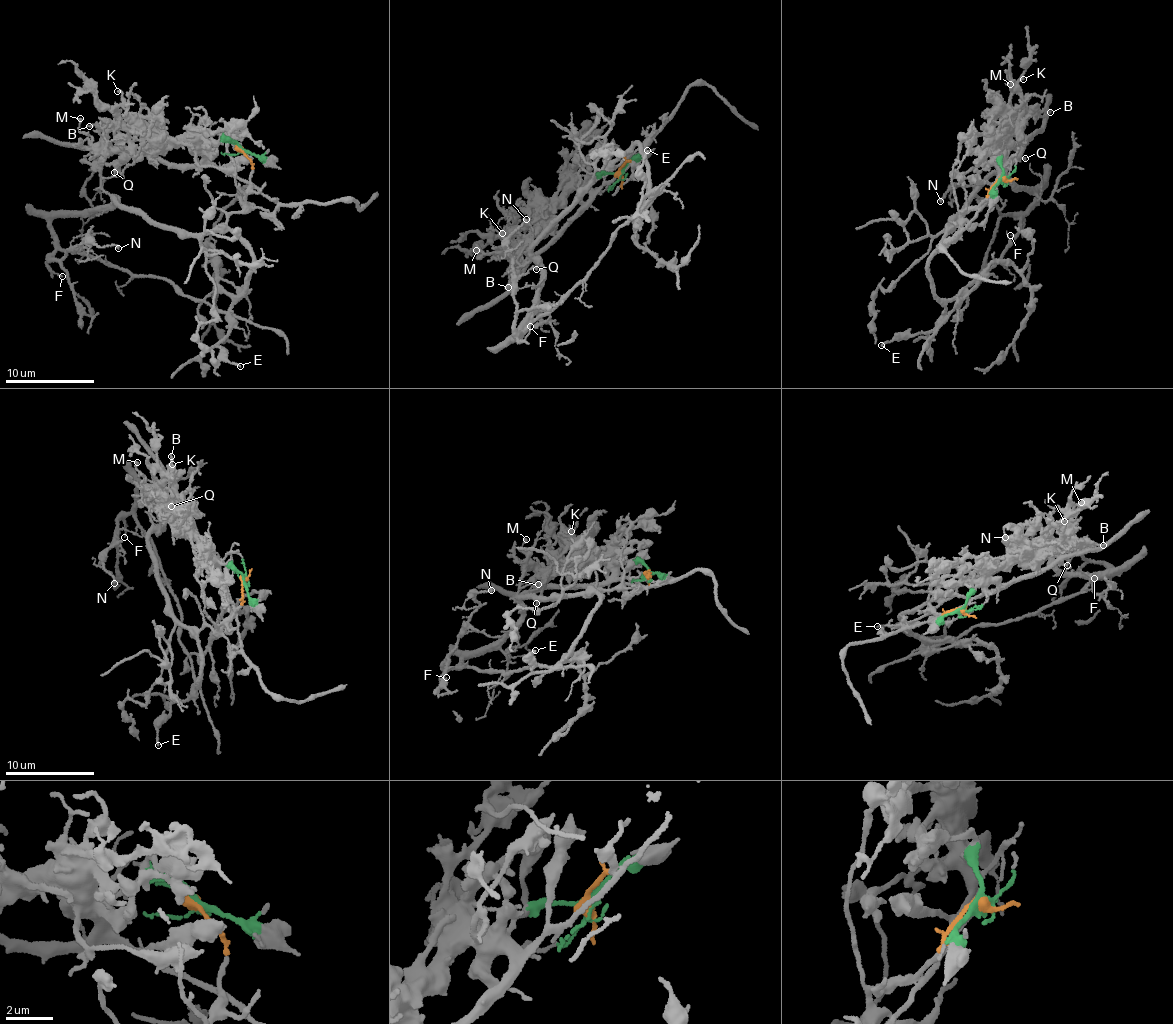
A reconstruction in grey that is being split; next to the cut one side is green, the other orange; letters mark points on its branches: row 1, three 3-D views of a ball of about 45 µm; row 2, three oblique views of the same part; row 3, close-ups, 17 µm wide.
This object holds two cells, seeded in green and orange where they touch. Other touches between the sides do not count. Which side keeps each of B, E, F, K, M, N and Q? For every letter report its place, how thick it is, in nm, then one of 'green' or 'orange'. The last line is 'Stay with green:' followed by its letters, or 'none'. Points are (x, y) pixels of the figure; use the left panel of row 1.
B: (89, 126) | 140 nm | green
E: (240, 366) | 140 nm | orange
F: (62, 276) | 90 nm | orange
K: (117, 91) | 140 nm | green
M: (80, 118) | 160 nm | green
N: (118, 248) | 180 nm | orange
Q: (114, 172) | 140 nm | green
Stay with green: B, K, M, Q

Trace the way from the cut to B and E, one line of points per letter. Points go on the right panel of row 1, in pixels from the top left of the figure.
B: (1000, 179), (1002, 164), (995, 157), (995, 150), (1023, 116), (1050, 111)
E: (1002, 179), (986, 200), (960, 213), (959, 223), (927, 265), (933, 298), (945, 307), (936, 328), (880, 345)

